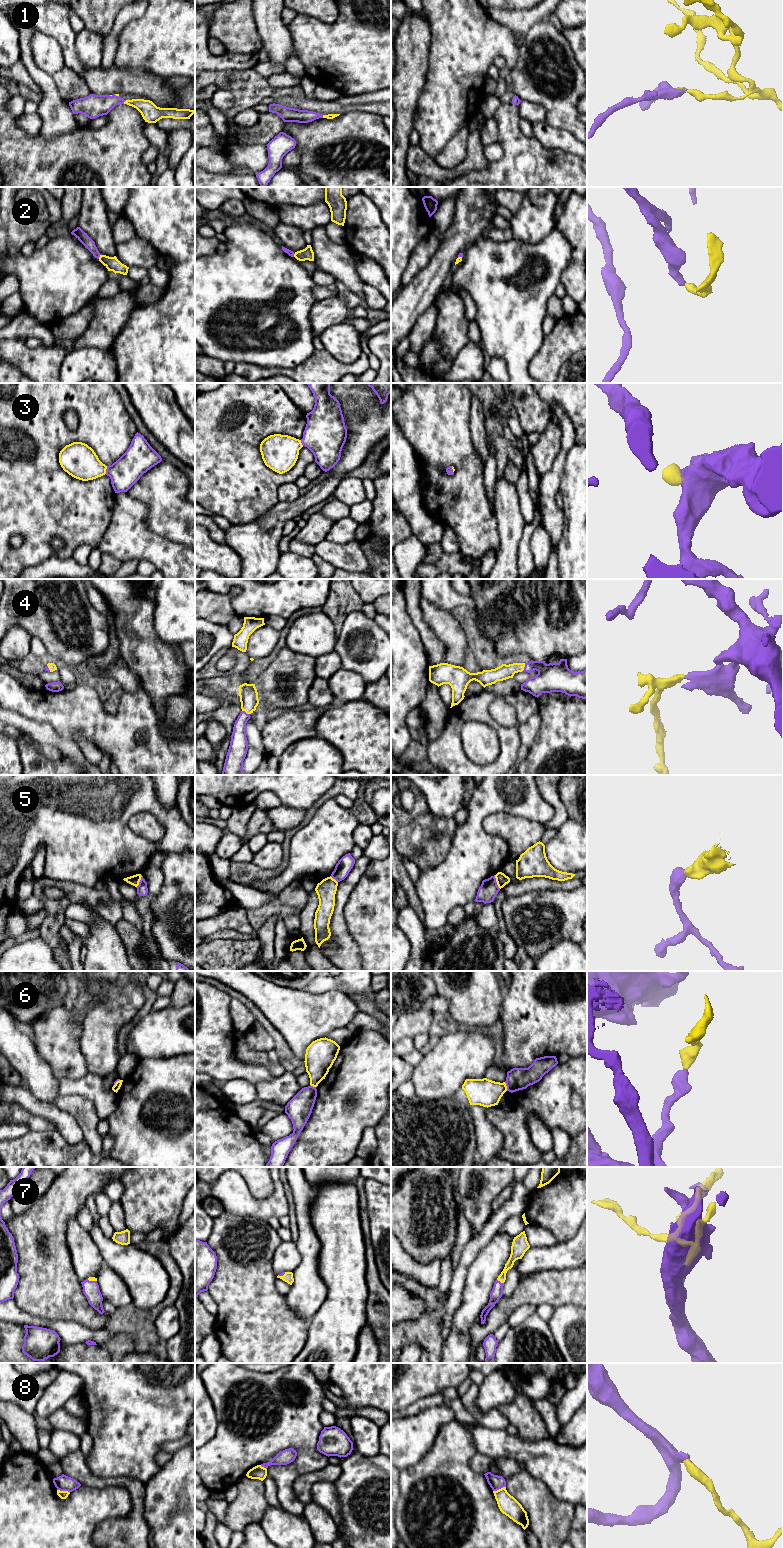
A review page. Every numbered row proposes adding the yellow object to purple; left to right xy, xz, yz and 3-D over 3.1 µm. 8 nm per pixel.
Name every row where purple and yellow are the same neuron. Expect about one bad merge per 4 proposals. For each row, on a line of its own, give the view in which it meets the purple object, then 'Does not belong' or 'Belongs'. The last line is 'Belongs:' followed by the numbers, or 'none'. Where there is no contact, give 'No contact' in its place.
1: Touches purple in xy. Belongs
2: Touches purple in xy. Belongs
3: Touches purple in xy. Belongs
4: Touches purple in xz. Belongs
5: Touches purple in yz. Does not belong
6: Touches purple in yz. Does not belong
7: Touches purple in yz. Belongs
8: Touches purple in xy. Belongs
Belongs: 1, 2, 3, 4, 7, 8

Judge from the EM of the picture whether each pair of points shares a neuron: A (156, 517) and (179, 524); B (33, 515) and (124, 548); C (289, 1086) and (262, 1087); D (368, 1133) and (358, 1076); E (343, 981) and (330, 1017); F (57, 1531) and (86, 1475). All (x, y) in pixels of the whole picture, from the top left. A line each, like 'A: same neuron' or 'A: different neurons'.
A: same neuron
B: different neurons
C: same neuron
D: different neurons
E: different neurons
F: different neurons

